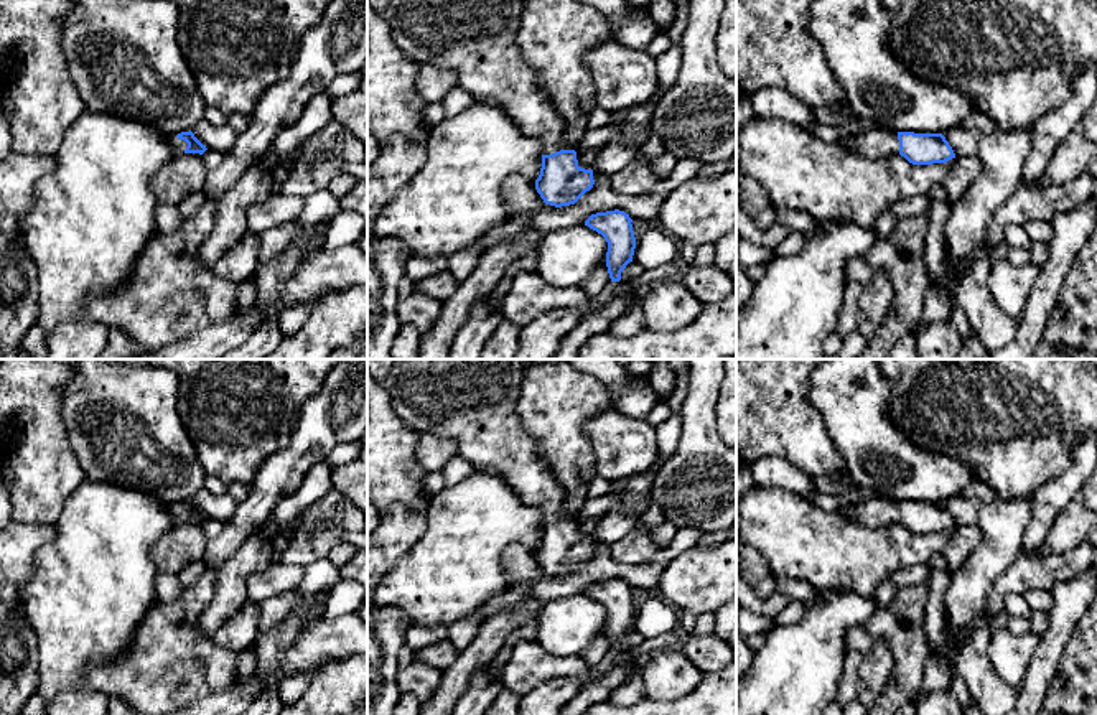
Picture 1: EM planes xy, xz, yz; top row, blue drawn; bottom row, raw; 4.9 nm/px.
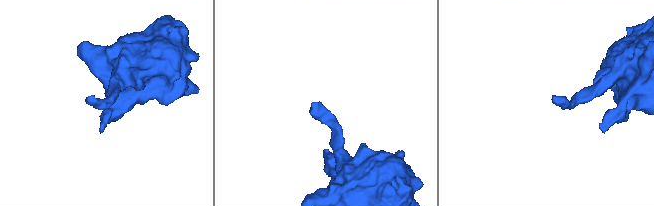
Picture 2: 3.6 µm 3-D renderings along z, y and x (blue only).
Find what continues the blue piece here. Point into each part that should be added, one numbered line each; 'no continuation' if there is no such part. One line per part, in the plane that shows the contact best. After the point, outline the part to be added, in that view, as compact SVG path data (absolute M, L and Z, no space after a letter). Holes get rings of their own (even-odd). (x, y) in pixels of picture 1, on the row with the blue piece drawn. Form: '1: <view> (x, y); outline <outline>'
1: xy (178, 145); outline M176 135L170 137L170 143L173 147L175 155L183 155L188 143L184 140L180 140Z

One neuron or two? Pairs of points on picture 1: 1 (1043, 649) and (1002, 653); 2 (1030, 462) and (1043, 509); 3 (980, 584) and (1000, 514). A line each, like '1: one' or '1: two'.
1: two
2: two
3: one

